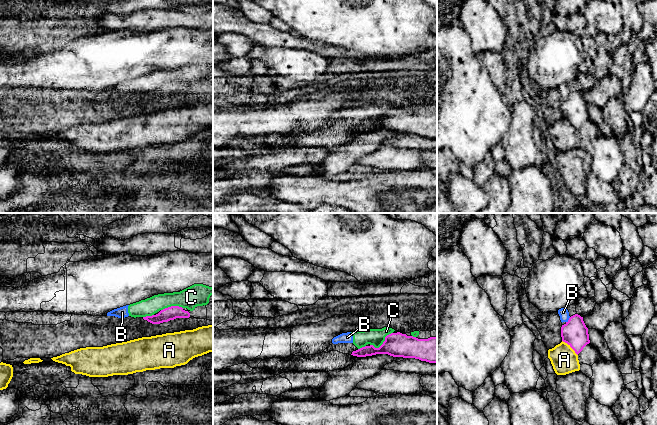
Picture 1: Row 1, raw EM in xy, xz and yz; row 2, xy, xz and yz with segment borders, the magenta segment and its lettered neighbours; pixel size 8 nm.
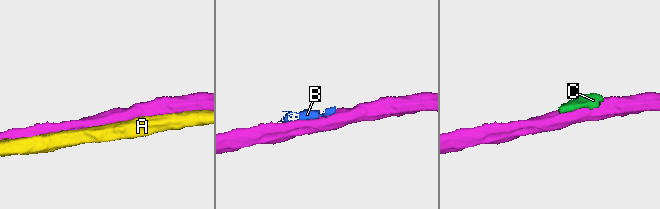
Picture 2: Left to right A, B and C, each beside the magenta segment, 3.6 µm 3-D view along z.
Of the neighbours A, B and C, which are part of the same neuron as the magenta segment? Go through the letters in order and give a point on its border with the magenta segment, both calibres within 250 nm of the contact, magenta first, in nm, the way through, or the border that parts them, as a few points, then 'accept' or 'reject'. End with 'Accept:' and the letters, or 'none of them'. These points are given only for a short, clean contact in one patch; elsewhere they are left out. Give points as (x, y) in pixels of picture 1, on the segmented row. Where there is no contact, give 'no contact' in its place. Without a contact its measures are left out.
A: yz (570, 346) | 200/220 nm | reject
B: yz (568, 320) | 200/80 nm | reject
C: xz (383, 343) | 190/140 nm | reject
Accept: none of them

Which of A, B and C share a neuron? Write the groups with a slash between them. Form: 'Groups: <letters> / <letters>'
Groups: A / B C

